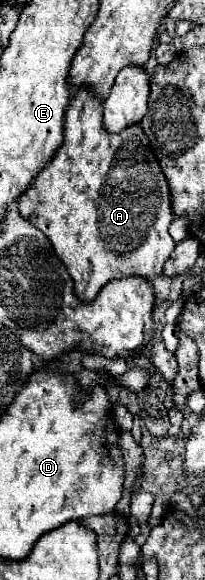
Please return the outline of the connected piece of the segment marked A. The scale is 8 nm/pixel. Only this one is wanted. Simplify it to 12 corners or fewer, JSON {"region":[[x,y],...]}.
{"region":[[88,87],[18,197],[80,299],[162,275],[170,187]]}

